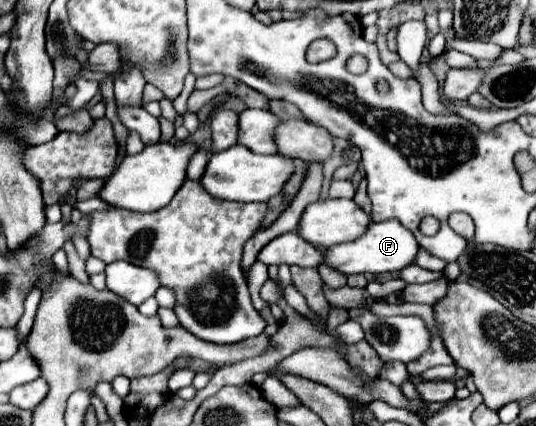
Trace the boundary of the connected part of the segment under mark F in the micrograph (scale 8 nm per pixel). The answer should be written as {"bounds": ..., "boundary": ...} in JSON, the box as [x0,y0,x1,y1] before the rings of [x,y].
{"bounds":[323,219,419,275],"boundary":[[[387,219],[381,223],[371,221],[365,235],[361,235],[355,241],[339,243],[333,247],[327,247],[323,253],[323,263],[343,275],[357,275],[357,273],[387,273],[387,271],[401,271],[409,263],[413,263],[415,255],[419,251],[419,243],[415,241],[413,233],[405,229],[397,219]]]}

